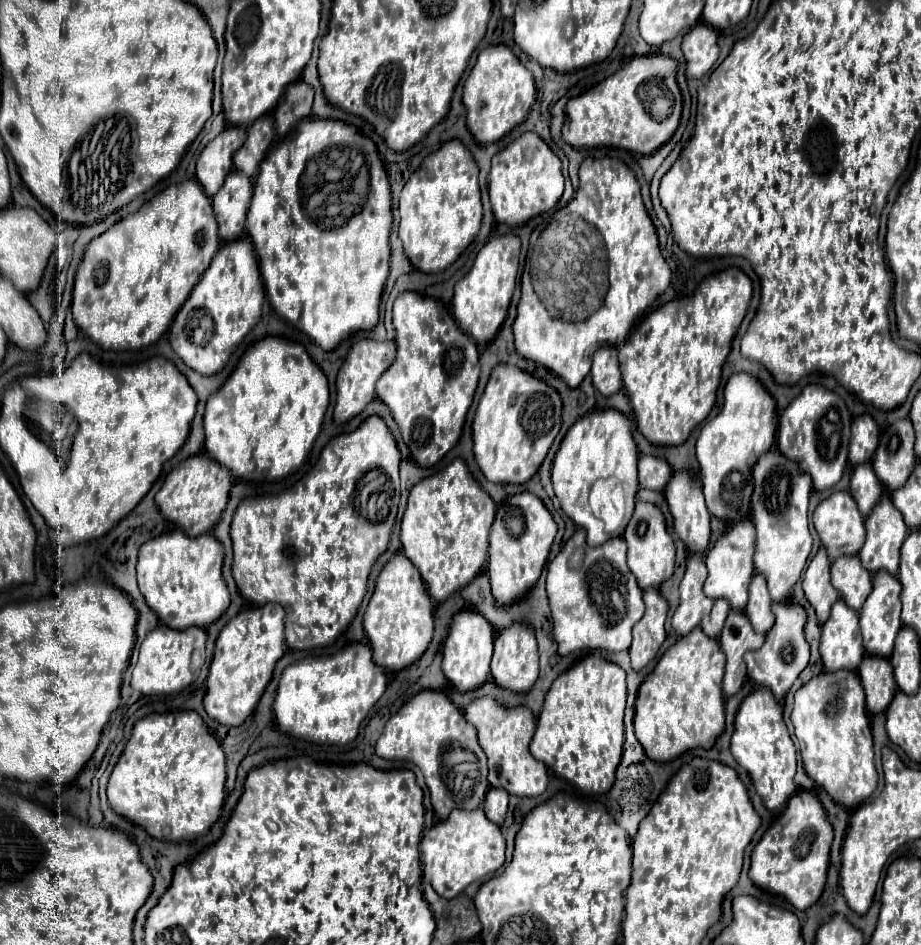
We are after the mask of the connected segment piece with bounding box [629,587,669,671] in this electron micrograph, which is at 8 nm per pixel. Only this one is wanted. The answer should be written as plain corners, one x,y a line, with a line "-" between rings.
653,587
643,591
643,601
647,609
643,619
633,627
633,643
629,647
631,667
635,671
641,671
651,659
655,659
655,653
665,641
665,619
669,613
669,603

